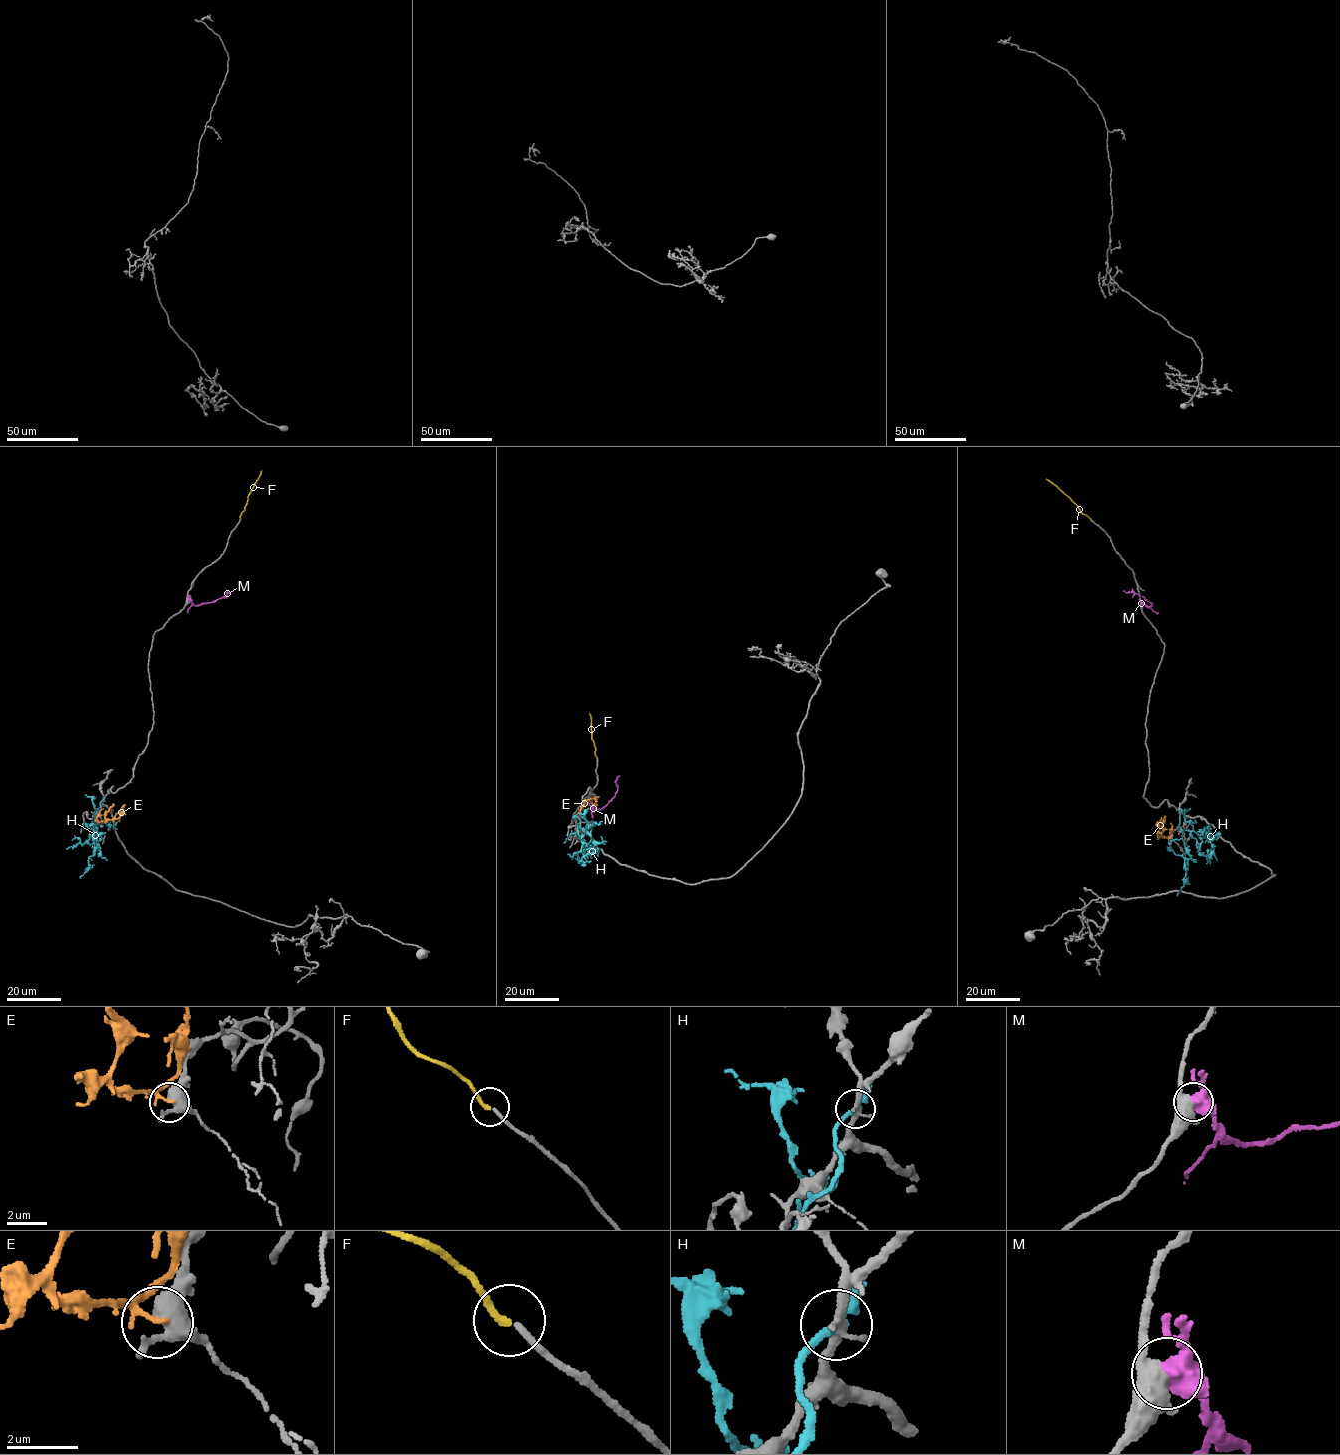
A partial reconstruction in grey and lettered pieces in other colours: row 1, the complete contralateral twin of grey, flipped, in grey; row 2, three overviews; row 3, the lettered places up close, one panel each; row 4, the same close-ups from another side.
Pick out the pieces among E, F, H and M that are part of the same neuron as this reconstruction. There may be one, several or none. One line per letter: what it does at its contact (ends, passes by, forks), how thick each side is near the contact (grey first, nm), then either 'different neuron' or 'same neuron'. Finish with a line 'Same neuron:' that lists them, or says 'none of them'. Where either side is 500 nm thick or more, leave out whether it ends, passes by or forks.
E: it passes by; 440 nm thick on the grey side, 120 nm on the other; different neuron
F: it ends there; 190 nm thick on the grey side, 200 nm on the other; same neuron
H: it passes by; 260 nm thick on the grey side, 280 nm on the other; different neuron
M: it forks there; 440 nm thick on the grey side, 440 nm on the other; different neuron
Same neuron: F

